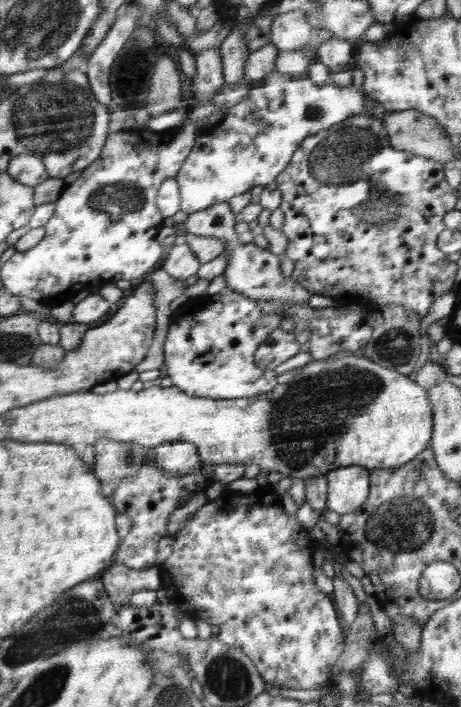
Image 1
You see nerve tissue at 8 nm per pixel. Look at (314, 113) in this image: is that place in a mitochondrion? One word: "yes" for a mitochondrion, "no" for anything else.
yes

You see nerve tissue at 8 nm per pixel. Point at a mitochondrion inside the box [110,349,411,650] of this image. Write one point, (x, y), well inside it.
(324, 400)

